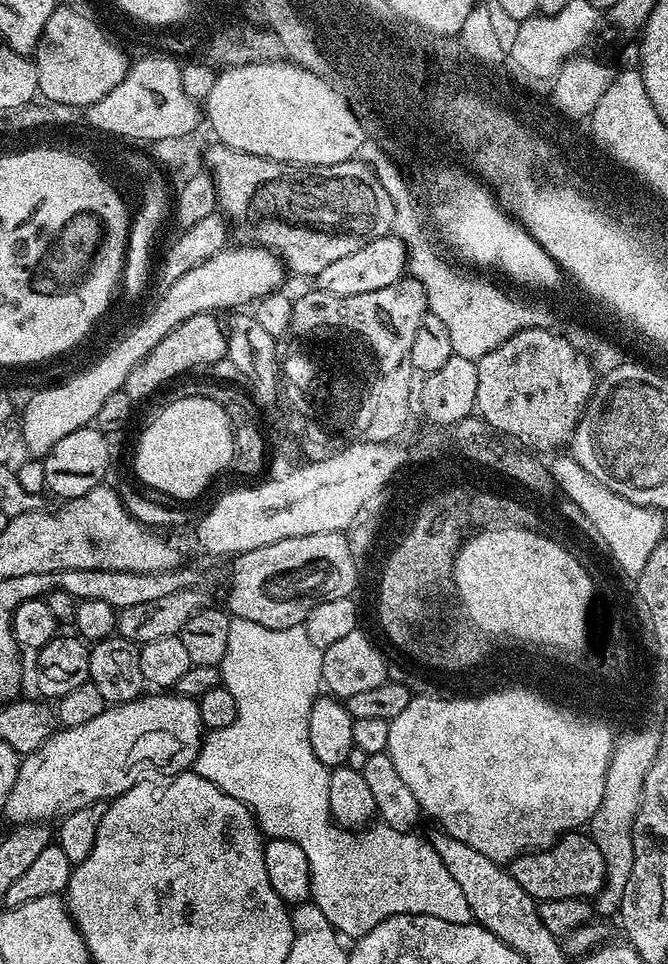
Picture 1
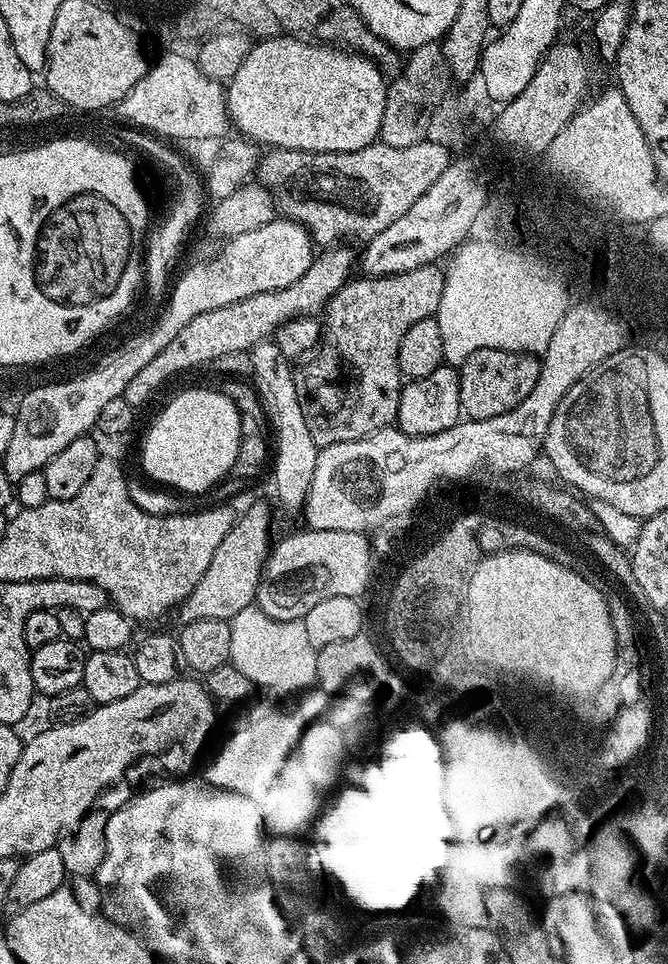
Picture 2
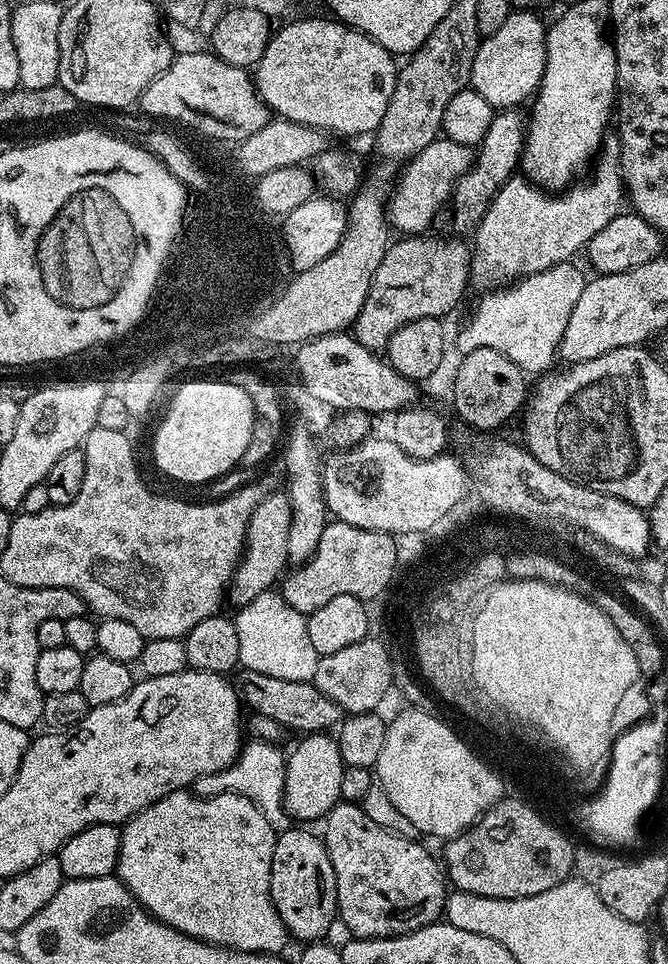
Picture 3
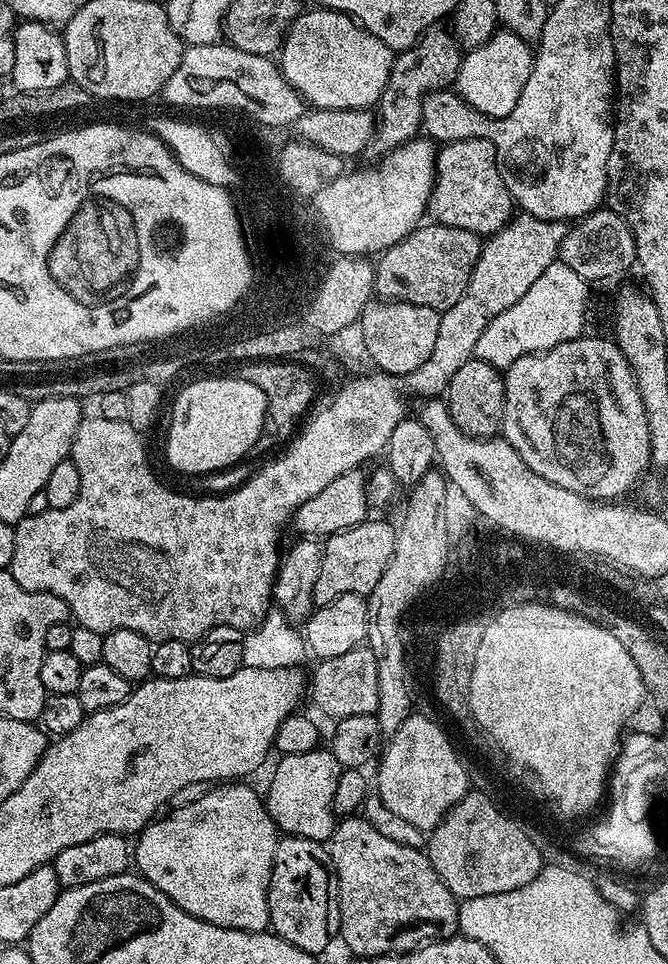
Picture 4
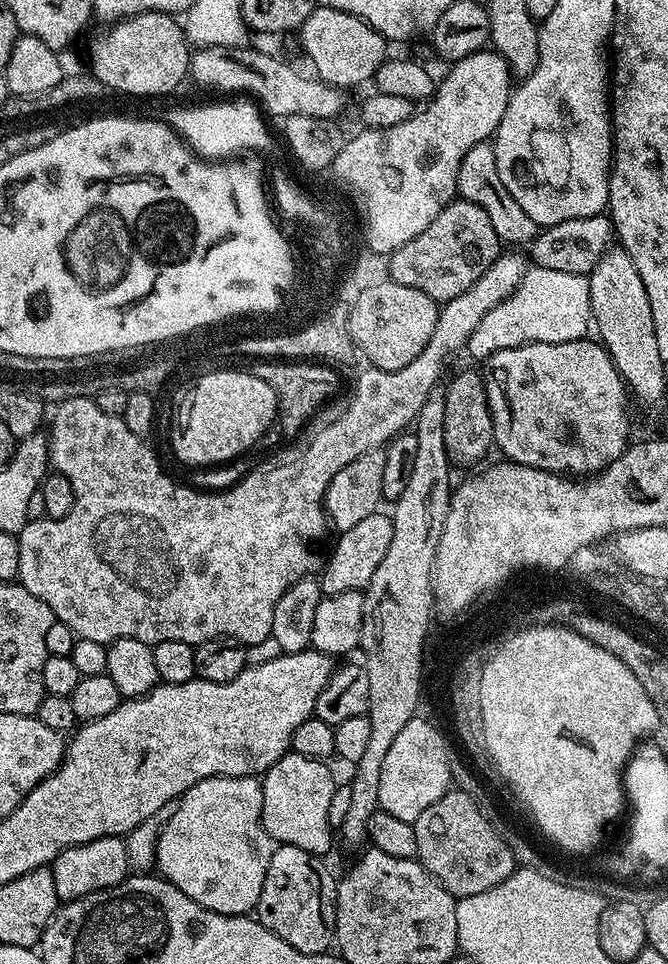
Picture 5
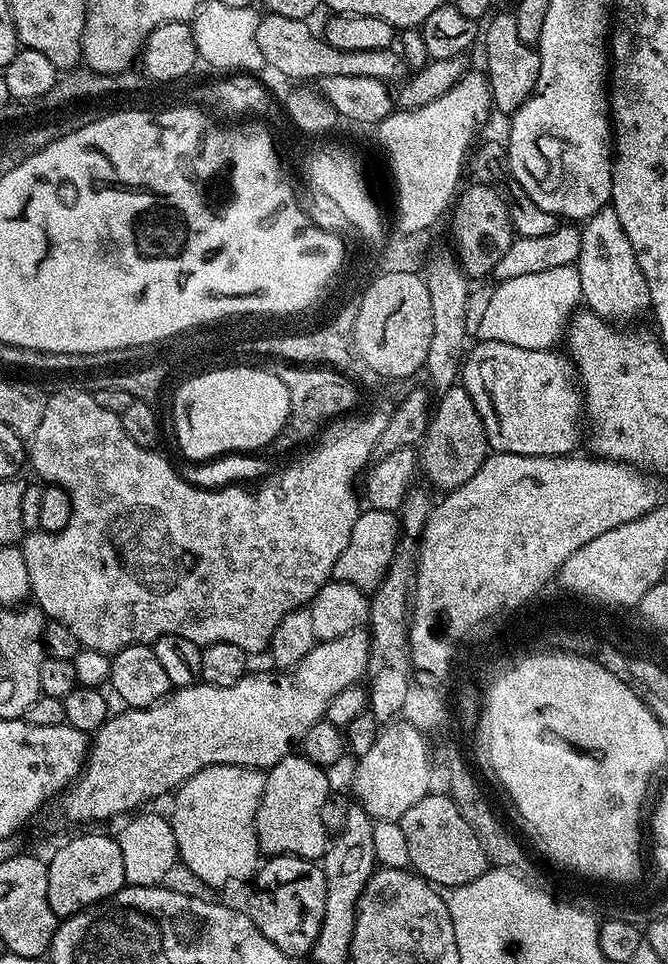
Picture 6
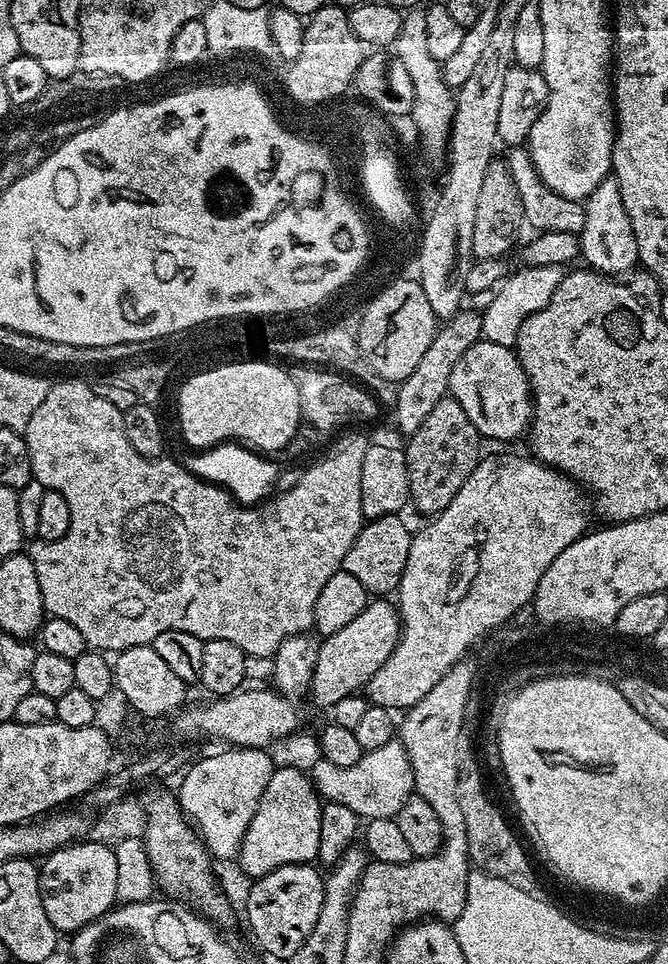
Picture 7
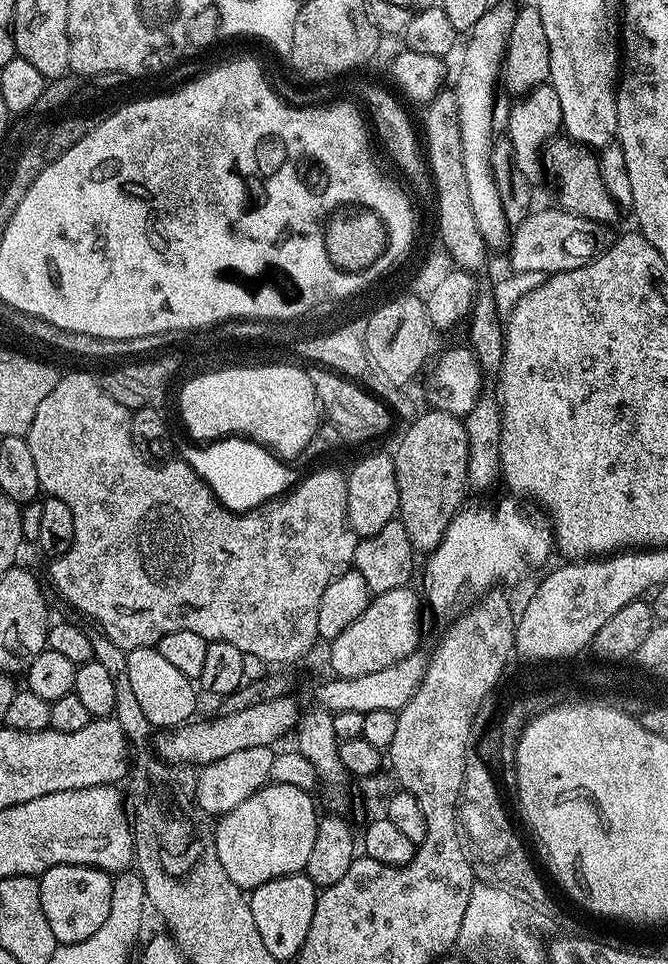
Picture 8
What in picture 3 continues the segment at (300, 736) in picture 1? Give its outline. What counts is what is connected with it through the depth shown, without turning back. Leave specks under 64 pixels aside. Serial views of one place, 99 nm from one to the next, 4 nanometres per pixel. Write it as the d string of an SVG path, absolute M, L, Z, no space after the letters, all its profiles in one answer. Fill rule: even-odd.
M279 591L258 594L254 602L235 613L234 619L238 630L240 664L247 671L287 680L311 680L321 657L310 643L307 615L294 610ZM252 740L241 747L240 755L231 768L224 768L221 772L215 772L209 776L198 778L194 785L195 795L217 796L223 792L236 792L248 800L253 800L262 810L262 814L272 823L277 830L289 827L290 817L284 810L284 765L285 753L279 752L280 748L275 744L267 744L265 741Z

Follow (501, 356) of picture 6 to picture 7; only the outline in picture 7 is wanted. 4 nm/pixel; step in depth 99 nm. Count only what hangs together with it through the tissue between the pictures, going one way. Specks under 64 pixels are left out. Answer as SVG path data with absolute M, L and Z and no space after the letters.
M479 339L476 344L470 346L450 374L448 391L450 395L466 410L470 422L480 432L485 441L488 440L516 440L529 431L532 422L532 387L528 384L526 374L520 365L520 359L516 357L515 351L506 346L498 346L498 342L490 342Z

